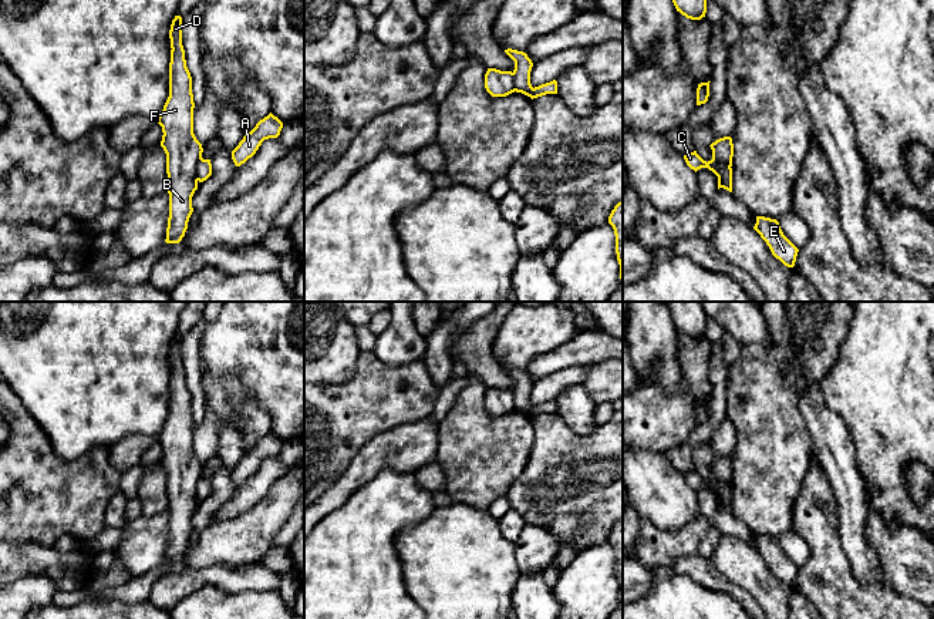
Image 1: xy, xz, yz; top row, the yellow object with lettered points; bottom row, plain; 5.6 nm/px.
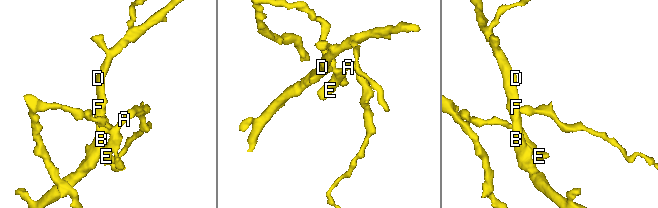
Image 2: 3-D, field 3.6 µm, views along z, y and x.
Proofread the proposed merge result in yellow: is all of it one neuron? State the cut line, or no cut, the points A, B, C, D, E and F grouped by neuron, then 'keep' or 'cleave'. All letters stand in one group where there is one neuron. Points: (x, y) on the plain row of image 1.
cut in xy along (202, 477), (195, 487), (196, 498); A C E / B D F; cleave

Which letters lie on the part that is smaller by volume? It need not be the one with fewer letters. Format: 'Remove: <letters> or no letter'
Remove: A, C, E

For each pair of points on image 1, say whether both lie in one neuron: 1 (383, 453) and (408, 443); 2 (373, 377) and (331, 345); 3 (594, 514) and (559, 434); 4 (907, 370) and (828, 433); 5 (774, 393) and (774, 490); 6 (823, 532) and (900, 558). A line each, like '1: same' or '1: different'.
1: same
2: different
3: same
4: different
5: same
6: different

